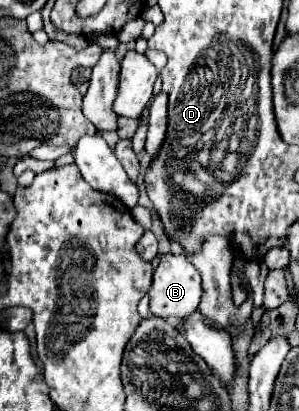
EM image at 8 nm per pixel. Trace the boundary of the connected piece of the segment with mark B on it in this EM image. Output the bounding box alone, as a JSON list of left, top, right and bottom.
[149,253,201,319]

